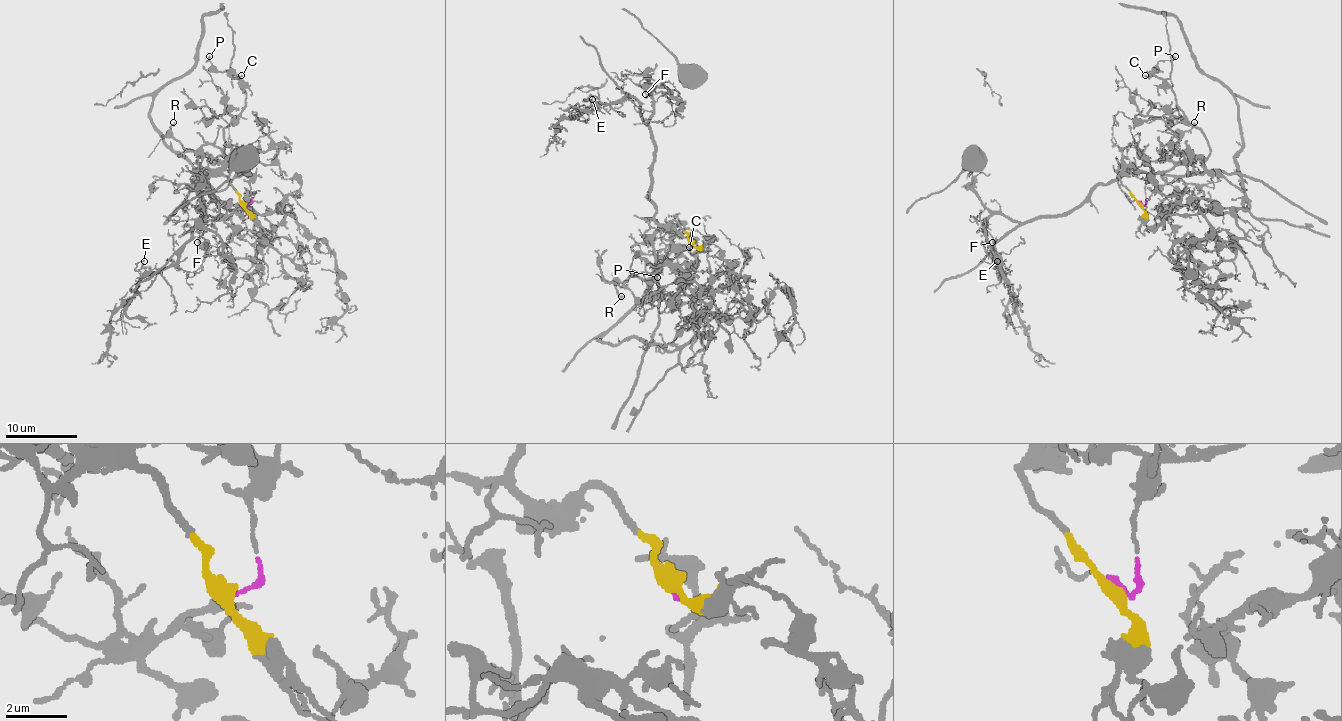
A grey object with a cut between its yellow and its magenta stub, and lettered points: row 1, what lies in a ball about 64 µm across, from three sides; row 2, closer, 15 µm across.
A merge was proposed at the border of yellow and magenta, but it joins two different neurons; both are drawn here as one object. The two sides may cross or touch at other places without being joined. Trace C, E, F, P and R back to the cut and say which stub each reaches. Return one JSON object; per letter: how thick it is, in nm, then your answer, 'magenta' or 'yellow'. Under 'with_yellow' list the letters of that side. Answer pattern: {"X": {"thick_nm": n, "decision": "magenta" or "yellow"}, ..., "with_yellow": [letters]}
{"C": {"thick_nm": 130, "decision": "magenta"}, "E": {"thick_nm": 100, "decision": "yellow"}, "F": {"thick_nm": 170, "decision": "yellow"}, "P": {"thick_nm": 170, "decision": "magenta"}, "R": {"thick_nm": 170, "decision": "magenta"}, "with_yellow": ["E", "F"]}

